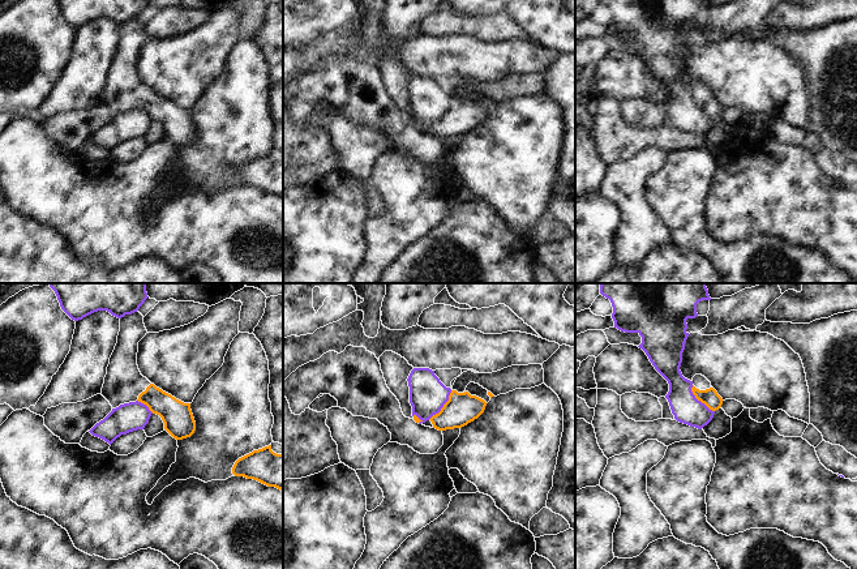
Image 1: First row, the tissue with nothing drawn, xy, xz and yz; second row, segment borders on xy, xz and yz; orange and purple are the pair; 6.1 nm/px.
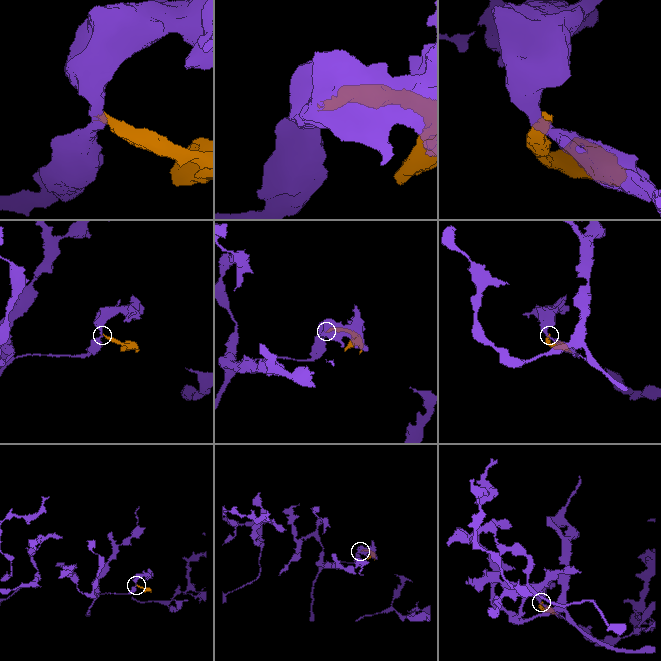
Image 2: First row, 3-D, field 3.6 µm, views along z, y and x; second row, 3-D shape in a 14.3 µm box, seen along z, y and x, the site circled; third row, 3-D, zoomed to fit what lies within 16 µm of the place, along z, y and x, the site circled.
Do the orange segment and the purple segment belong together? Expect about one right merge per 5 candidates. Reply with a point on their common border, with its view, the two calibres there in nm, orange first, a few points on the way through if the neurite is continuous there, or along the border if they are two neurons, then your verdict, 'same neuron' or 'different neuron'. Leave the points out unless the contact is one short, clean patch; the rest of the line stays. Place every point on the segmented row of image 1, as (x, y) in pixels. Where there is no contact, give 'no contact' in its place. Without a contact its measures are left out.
meets orange in xz at (444, 406); 200 nm thick on the orange side, 220 nm on the other; border along xz (451, 390), (444, 406), (428, 419); different neuron

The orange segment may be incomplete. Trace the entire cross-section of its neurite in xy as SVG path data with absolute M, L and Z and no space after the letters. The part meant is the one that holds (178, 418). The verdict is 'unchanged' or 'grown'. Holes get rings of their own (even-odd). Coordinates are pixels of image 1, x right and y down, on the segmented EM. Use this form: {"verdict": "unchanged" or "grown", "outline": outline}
{"verdict": "grown", "outline": "M138 311L120 318L117 343L110 358L100 394L112 408L138 401L162 418L164 429L173 438L190 437L196 431L190 403L184 403L157 388L138 369L138 342L146 333L143 316Z"}

